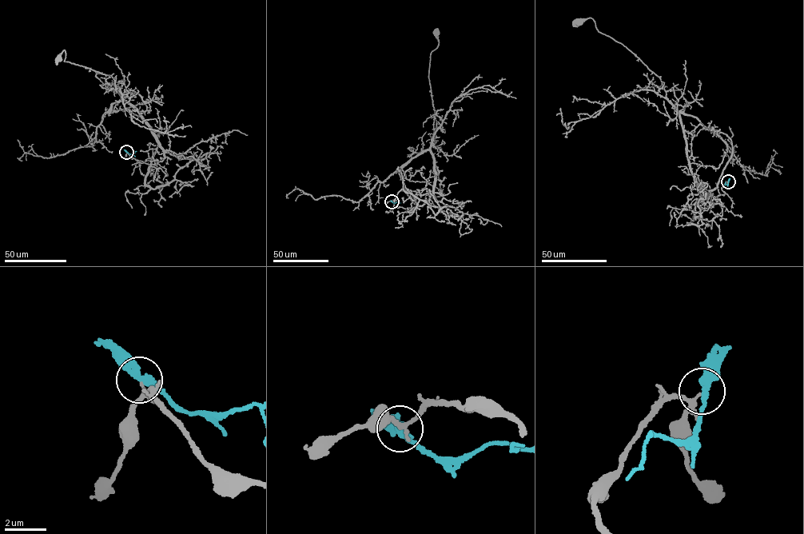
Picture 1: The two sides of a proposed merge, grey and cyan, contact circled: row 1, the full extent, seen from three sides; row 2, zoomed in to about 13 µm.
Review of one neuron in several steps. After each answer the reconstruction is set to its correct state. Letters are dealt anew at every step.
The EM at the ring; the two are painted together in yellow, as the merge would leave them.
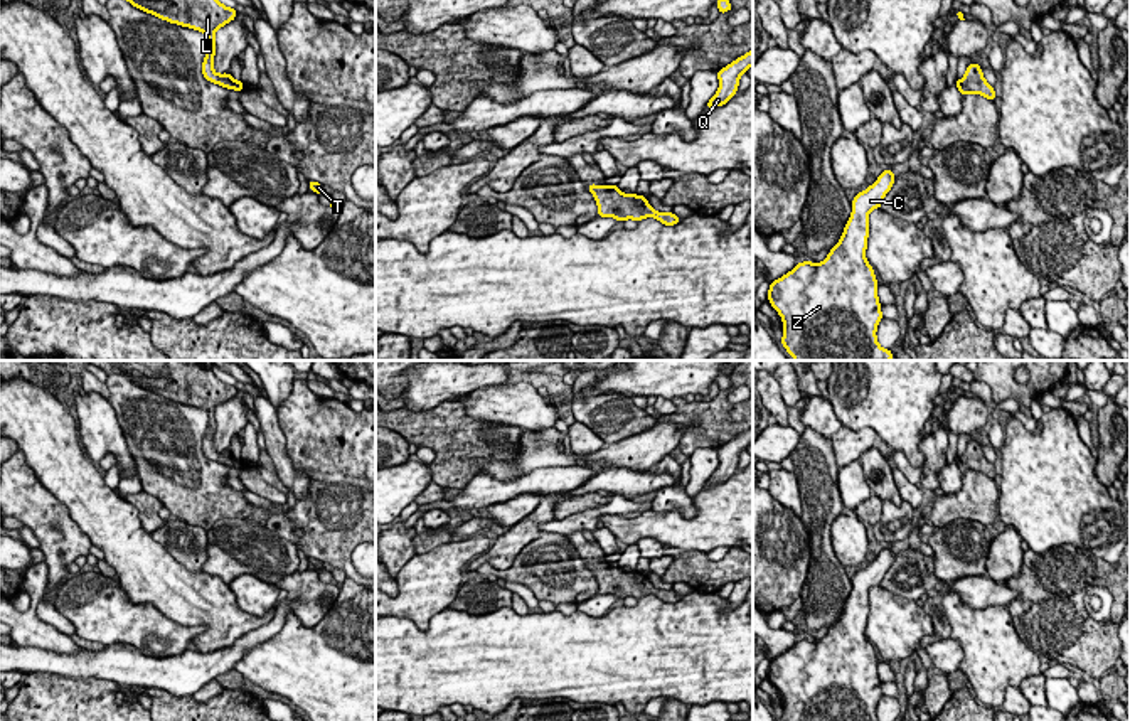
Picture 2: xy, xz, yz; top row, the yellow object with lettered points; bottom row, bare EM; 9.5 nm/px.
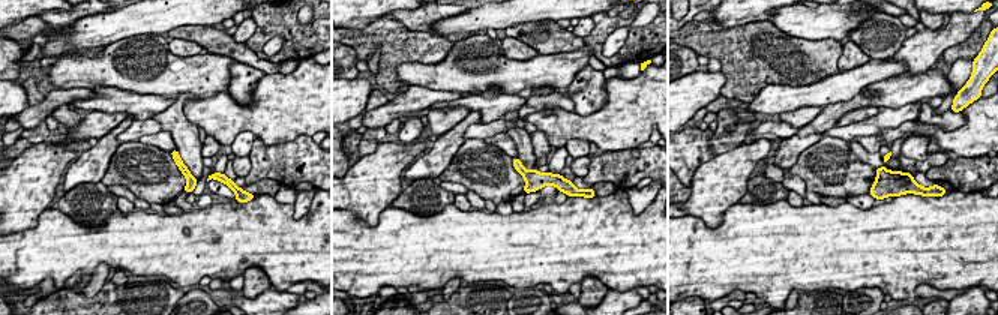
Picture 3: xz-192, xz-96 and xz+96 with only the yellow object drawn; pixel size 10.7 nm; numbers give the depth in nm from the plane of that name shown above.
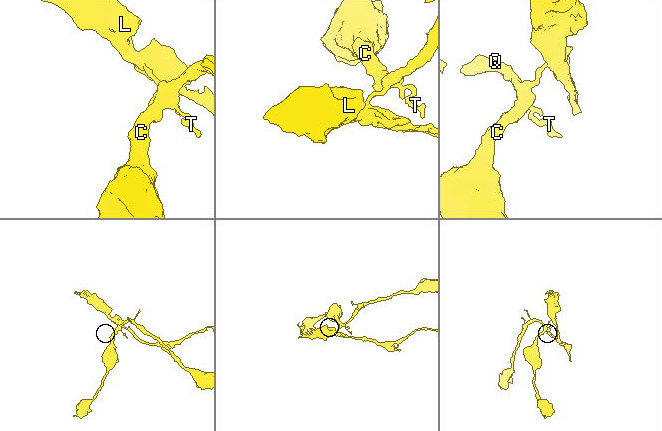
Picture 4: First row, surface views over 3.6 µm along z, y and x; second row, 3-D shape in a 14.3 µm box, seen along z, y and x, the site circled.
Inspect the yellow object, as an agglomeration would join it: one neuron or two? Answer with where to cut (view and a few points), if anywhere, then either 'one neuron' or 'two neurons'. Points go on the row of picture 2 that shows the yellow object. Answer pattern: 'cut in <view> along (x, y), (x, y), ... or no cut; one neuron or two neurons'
cut in xz along (610, 187), (617, 191); two neurons

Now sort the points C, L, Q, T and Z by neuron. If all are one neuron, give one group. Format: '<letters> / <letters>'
C Q T Z / L

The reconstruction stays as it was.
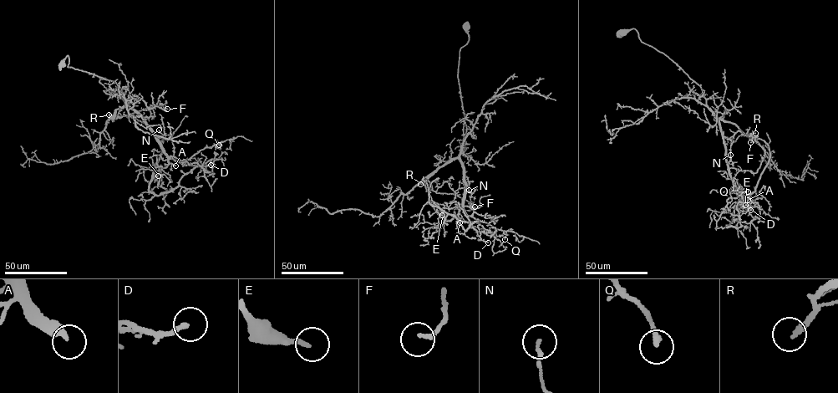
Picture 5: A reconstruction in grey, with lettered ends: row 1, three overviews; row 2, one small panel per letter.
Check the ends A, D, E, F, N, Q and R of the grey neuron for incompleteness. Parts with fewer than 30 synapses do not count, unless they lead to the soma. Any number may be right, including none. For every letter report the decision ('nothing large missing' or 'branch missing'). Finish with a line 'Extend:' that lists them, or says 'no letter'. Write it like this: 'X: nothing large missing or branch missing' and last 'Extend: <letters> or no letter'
A: branch missing
D: nothing large missing
E: nothing large missing
F: nothing large missing
N: nothing large missing
Q: nothing large missing
R: branch missing
Extend: A, R

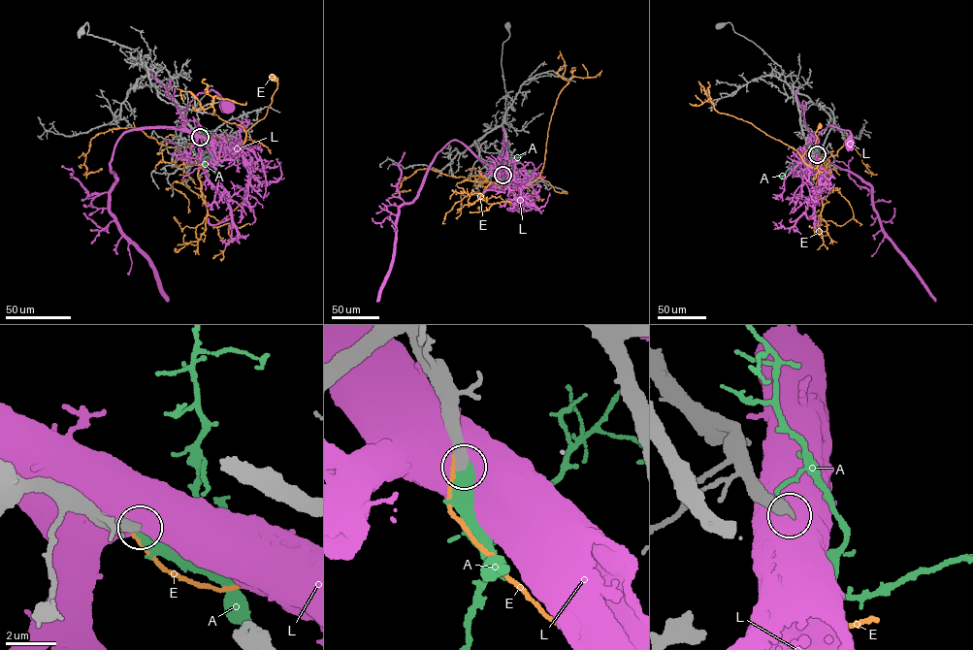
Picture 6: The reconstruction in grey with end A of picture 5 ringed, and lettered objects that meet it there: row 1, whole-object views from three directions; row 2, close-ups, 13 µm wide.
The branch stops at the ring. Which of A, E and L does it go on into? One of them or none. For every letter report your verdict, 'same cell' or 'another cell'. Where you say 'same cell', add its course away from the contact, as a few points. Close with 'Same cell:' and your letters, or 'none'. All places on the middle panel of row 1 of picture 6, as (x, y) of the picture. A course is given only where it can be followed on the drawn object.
A: same cell | via (503, 175), (503, 178), (512, 168), (508, 158), (520, 157), (522, 154)
E: another cell
L: another cell
Same cell: A

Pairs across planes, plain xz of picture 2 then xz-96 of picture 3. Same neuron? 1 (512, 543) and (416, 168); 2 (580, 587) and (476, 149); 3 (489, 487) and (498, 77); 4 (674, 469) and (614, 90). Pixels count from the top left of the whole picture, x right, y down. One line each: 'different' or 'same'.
1: same
2: same
3: different
4: different

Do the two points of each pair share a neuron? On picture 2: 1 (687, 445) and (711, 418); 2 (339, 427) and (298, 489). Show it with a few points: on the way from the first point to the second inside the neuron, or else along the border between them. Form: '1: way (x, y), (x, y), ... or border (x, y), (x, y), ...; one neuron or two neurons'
1: way (696, 443), (711, 427); one neuron
2: border (285, 442), (292, 464), (309, 477), (302, 501); two neurons

